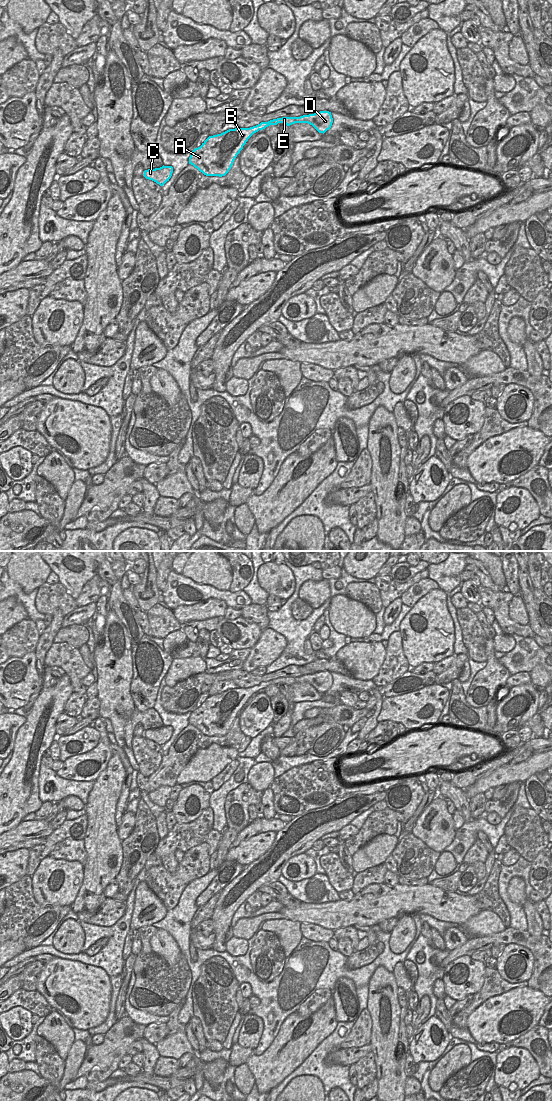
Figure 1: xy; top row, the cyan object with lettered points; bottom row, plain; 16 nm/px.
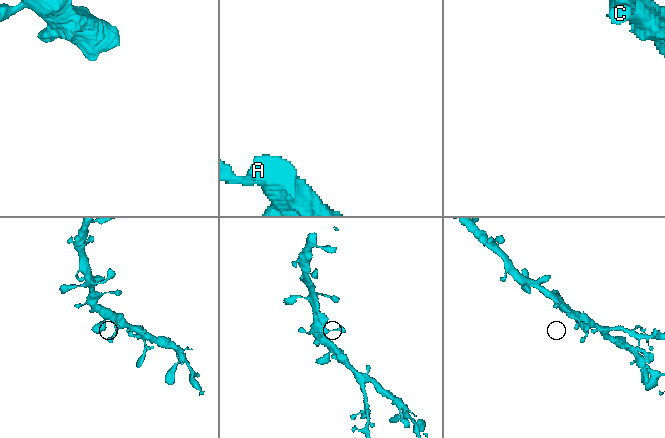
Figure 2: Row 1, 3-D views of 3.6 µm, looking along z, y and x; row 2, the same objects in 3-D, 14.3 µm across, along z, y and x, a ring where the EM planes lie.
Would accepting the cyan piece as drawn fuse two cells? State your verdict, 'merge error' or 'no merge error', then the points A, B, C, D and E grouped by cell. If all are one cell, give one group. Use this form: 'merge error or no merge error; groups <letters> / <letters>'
no merge error; groups A B C D E

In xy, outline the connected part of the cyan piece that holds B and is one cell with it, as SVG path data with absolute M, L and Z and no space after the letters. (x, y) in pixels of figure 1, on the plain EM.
M320 671L300 677L277 678L250 688L229 689L221 694L209 696L200 707L191 711L189 724L206 736L225 736L248 699L259 690L278 683L284 683L287 686L308 683L319 693L324 694L331 688L333 678L331 672Z

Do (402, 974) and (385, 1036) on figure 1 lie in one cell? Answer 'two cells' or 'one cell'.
two cells

